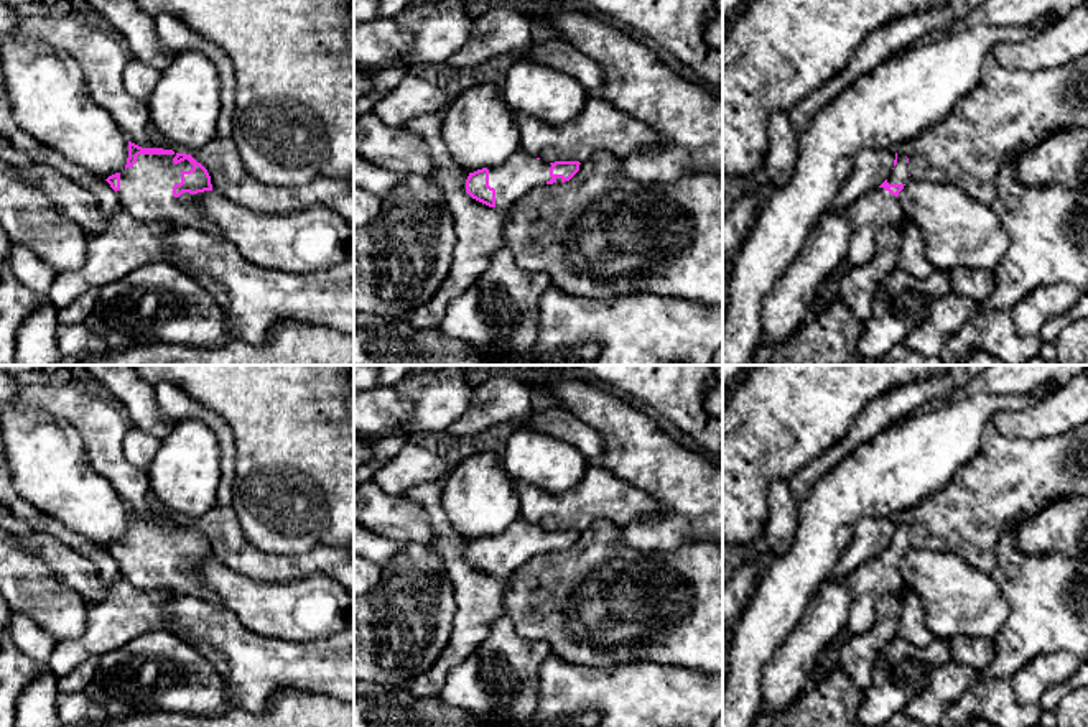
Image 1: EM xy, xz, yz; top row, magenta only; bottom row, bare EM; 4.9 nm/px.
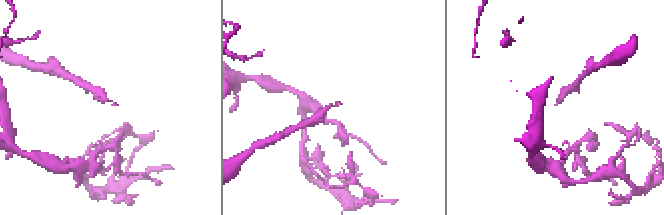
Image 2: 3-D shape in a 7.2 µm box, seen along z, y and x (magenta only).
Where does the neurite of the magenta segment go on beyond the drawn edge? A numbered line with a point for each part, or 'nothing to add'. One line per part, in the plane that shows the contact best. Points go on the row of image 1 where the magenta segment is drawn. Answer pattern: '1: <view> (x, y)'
1: xy (145, 191)

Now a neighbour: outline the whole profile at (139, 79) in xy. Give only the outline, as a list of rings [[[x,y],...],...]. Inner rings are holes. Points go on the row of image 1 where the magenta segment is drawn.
[[[130,58],[123,69],[122,82],[130,95],[146,104],[160,76],[160,69],[146,66],[135,58]]]

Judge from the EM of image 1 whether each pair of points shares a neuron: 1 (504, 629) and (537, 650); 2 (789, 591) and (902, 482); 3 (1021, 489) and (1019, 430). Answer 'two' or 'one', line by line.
1: one
2: one
3: two

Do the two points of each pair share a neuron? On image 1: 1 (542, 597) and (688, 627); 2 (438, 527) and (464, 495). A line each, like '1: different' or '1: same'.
1: same
2: different

